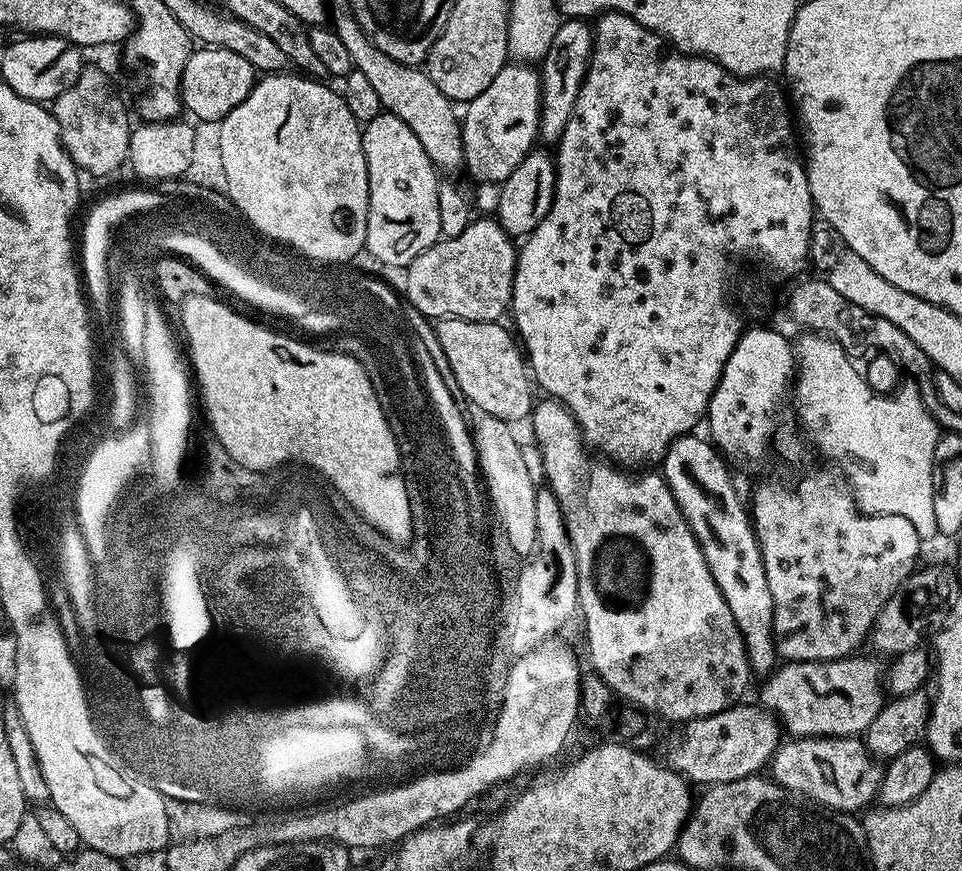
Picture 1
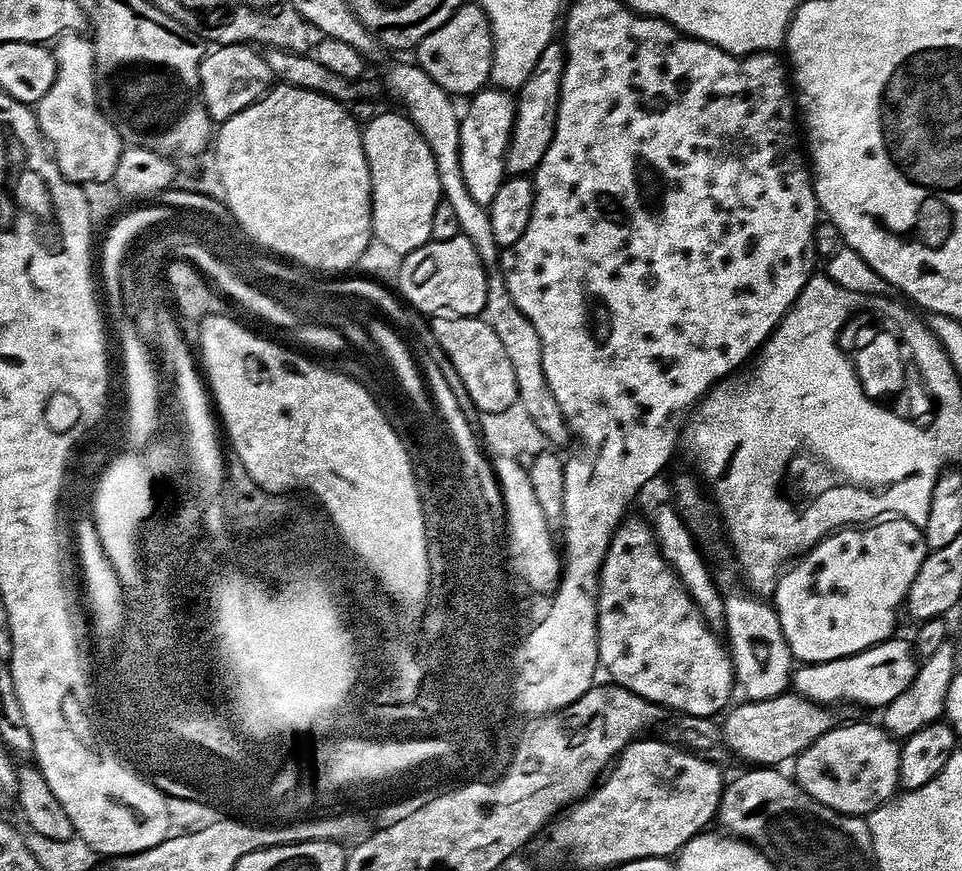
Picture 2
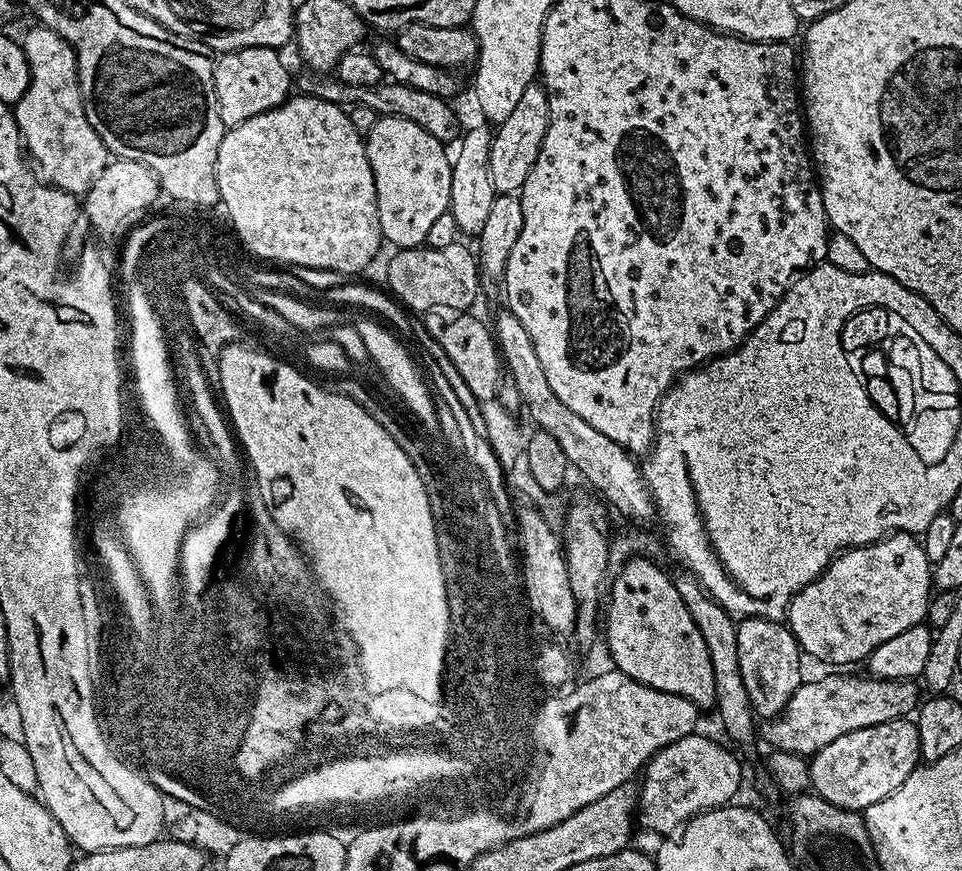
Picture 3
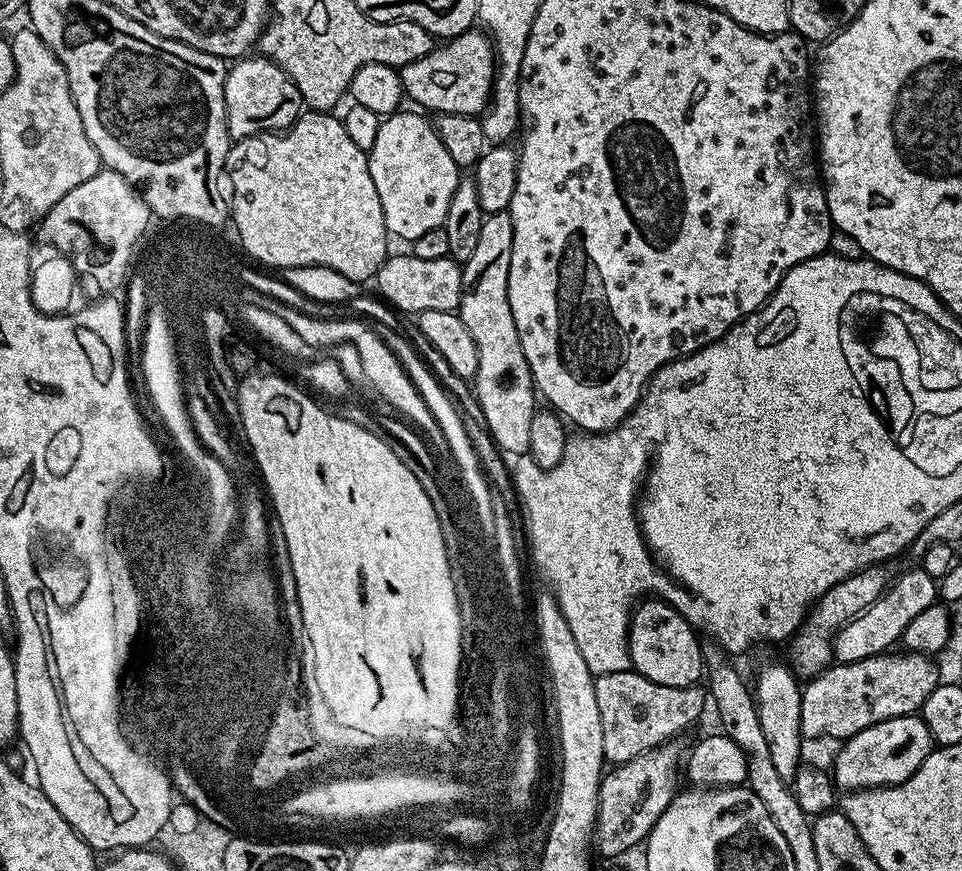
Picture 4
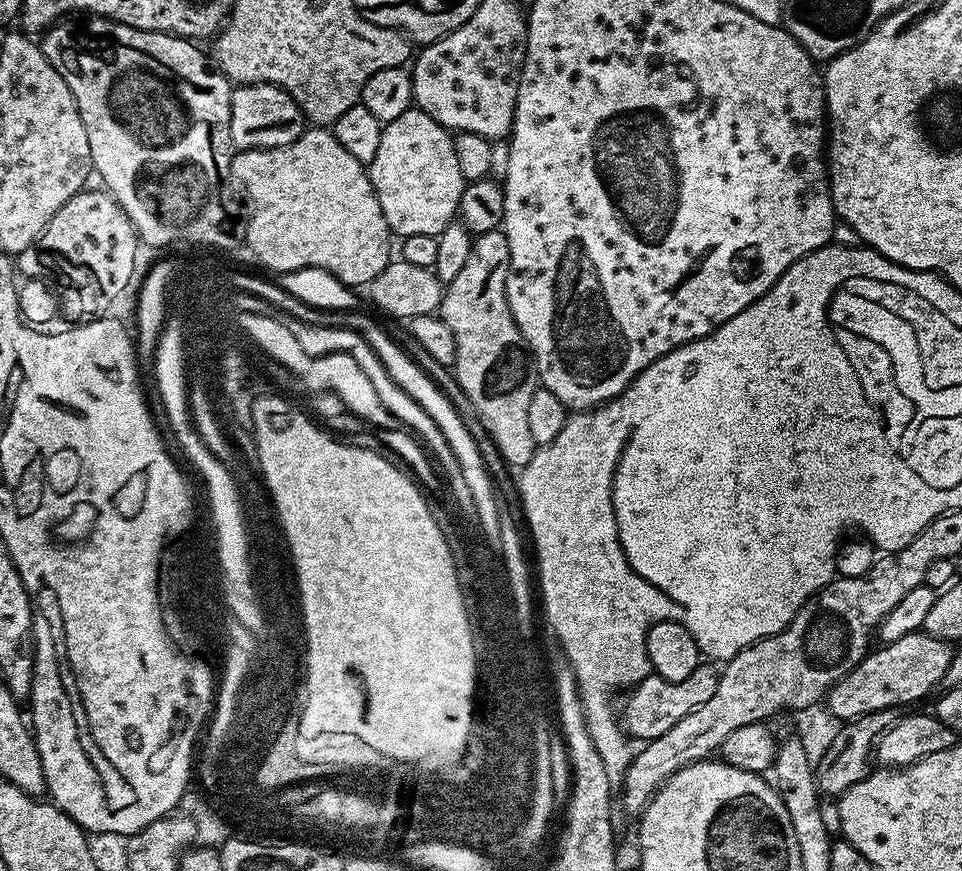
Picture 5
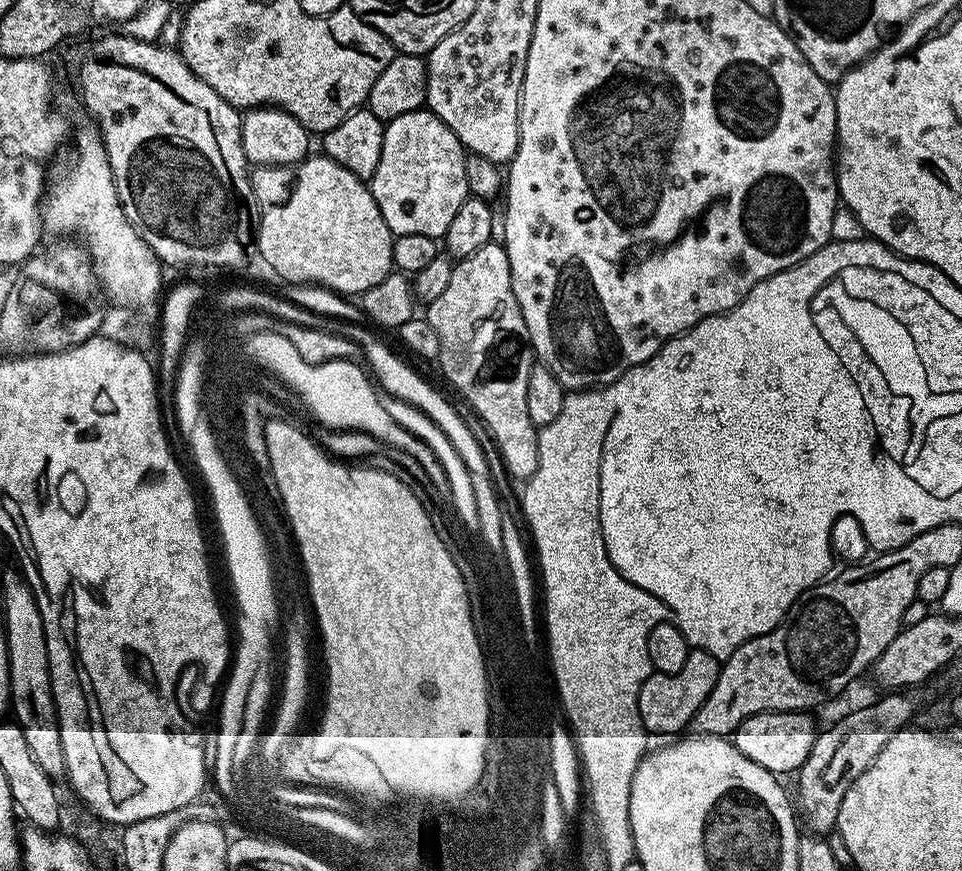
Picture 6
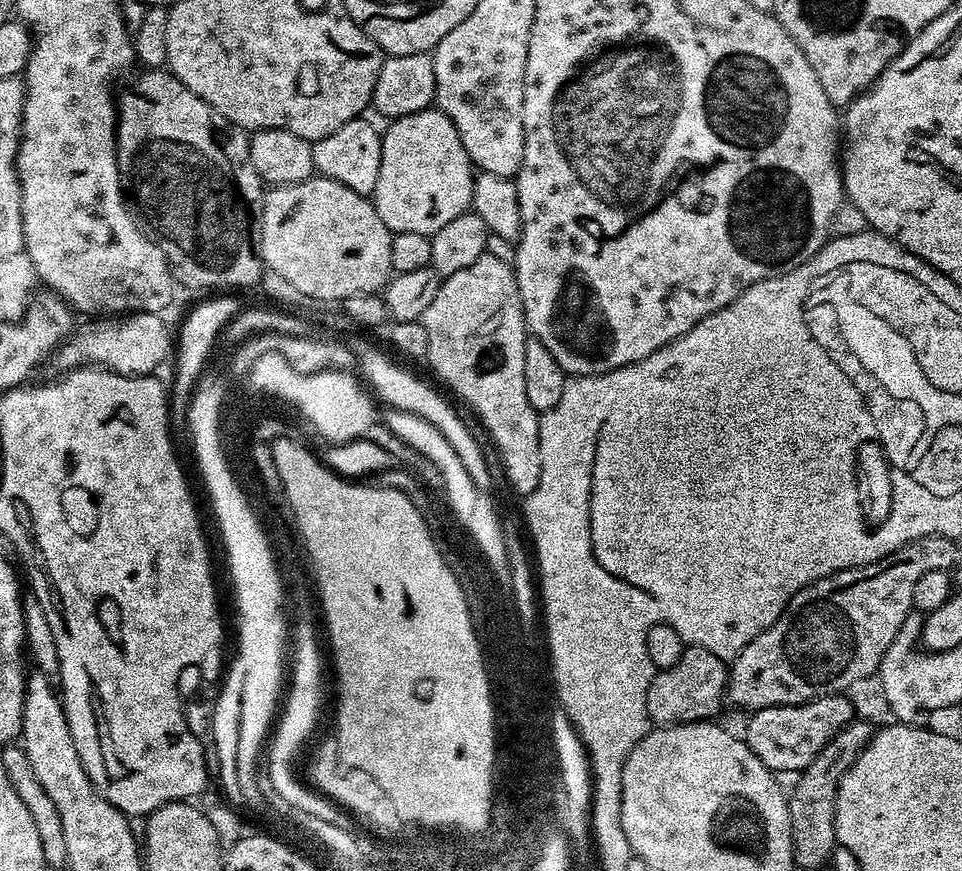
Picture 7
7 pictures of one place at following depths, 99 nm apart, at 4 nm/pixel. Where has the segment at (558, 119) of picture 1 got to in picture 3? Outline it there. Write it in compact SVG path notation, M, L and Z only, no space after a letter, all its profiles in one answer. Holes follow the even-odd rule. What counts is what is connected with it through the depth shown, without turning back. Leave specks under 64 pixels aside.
M533 82L523 91L522 98L516 104L511 115L501 124L495 125L490 146L490 182L501 196L519 193L520 188L530 178L534 162L538 162L538 150L548 129L548 99L544 85Z

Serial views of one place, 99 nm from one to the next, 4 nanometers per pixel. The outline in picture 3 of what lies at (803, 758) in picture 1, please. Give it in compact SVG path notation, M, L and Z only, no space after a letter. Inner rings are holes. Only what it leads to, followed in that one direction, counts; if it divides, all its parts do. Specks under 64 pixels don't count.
M905 718L834 738L830 746L822 746L811 757L808 768L815 795L839 808L860 812L894 794L920 763L918 730L911 719Z

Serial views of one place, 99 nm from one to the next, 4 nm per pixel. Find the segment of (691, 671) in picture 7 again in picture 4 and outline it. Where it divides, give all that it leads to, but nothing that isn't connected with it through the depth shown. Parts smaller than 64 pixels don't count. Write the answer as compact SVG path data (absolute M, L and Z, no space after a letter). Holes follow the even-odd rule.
M629 670L605 676L596 676L596 694L602 718L605 758L609 765L625 764L646 750L677 739L706 708L706 692L703 687L658 686L641 672Z

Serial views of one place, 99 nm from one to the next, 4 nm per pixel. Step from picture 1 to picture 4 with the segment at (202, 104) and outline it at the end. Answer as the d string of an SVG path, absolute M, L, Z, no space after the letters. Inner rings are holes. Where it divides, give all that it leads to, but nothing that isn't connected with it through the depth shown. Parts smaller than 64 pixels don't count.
M259 54L237 59L224 77L224 109L228 119L228 135L233 141L245 140L263 132L281 133L305 111L306 105L298 86L275 62Z

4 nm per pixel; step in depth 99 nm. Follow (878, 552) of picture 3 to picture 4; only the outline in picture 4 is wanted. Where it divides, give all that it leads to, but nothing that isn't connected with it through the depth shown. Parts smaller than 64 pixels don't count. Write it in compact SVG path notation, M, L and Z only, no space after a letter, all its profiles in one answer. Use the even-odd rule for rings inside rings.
M923 567L912 568L909 572L902 573L897 580L895 577L884 589L883 594L862 615L852 619L837 634L834 645L835 659L839 663L849 664L887 653L893 647L891 644L895 640L897 643L903 637L906 626L910 626L910 622L914 622L914 618L922 614L922 610L937 603L937 600L937 581L930 574L926 574Z

